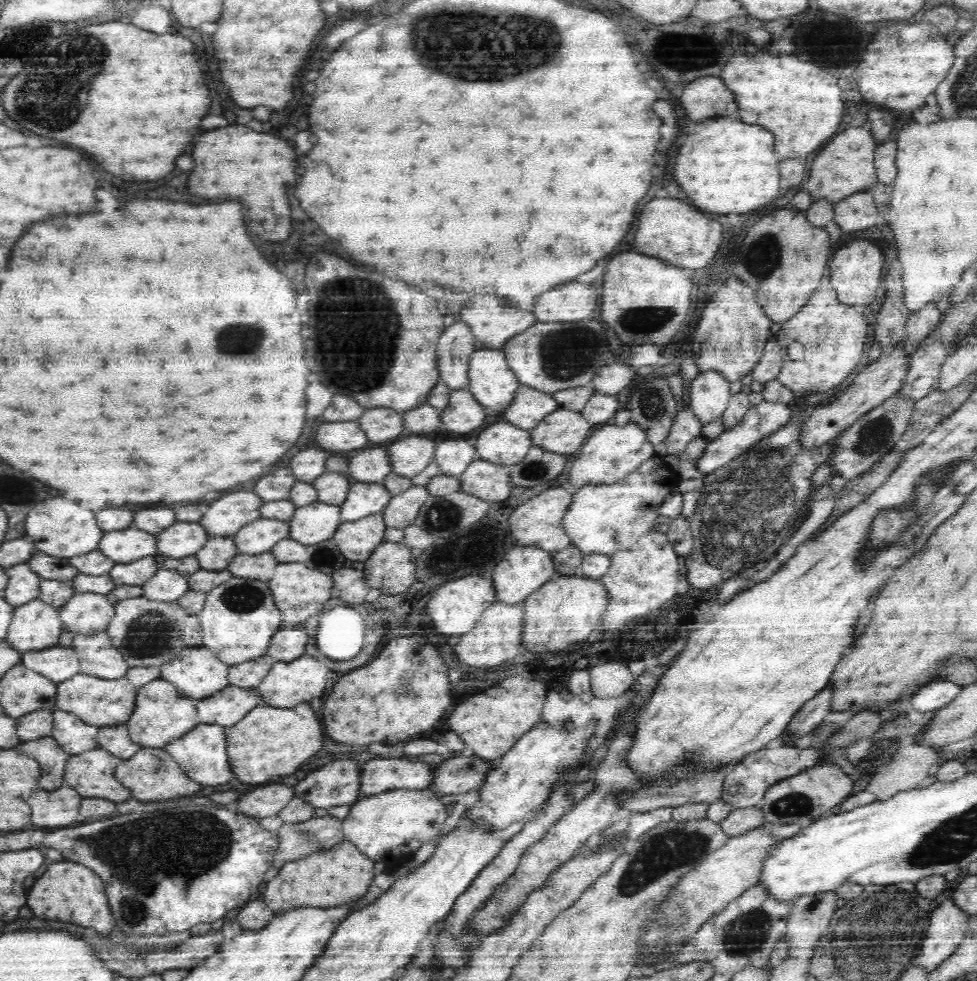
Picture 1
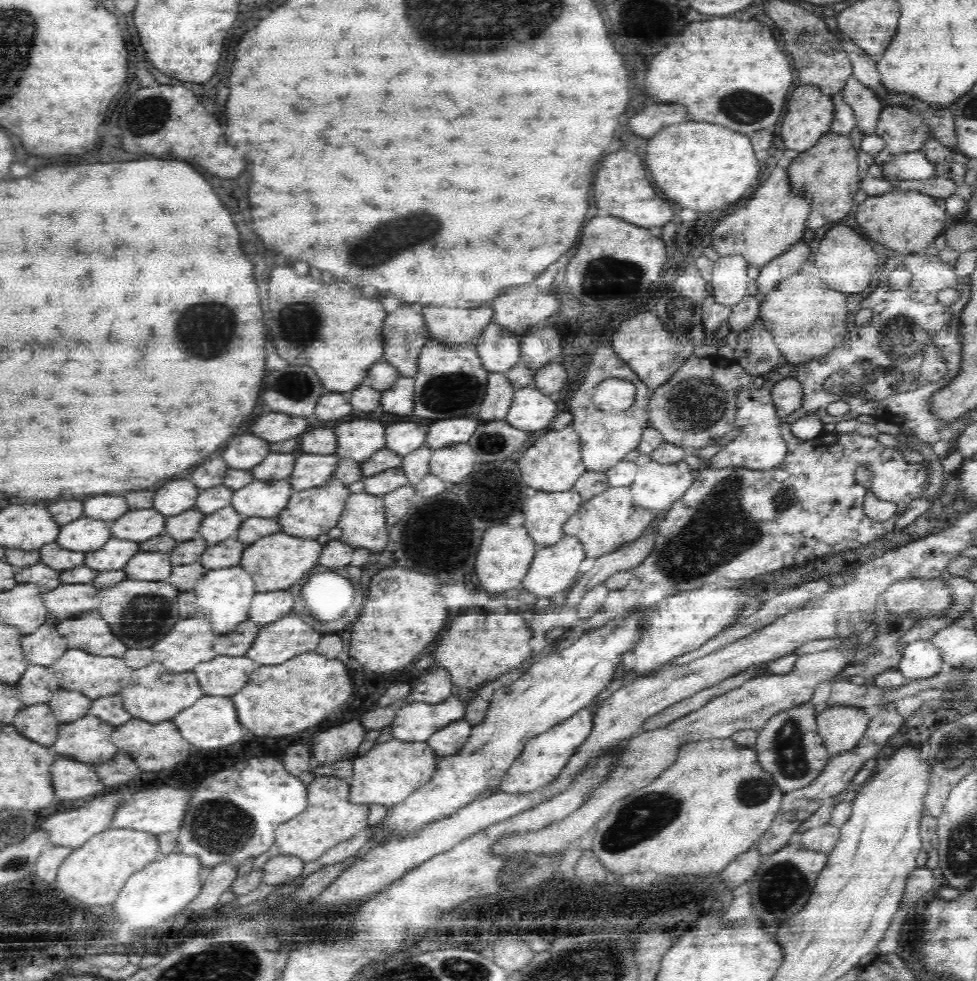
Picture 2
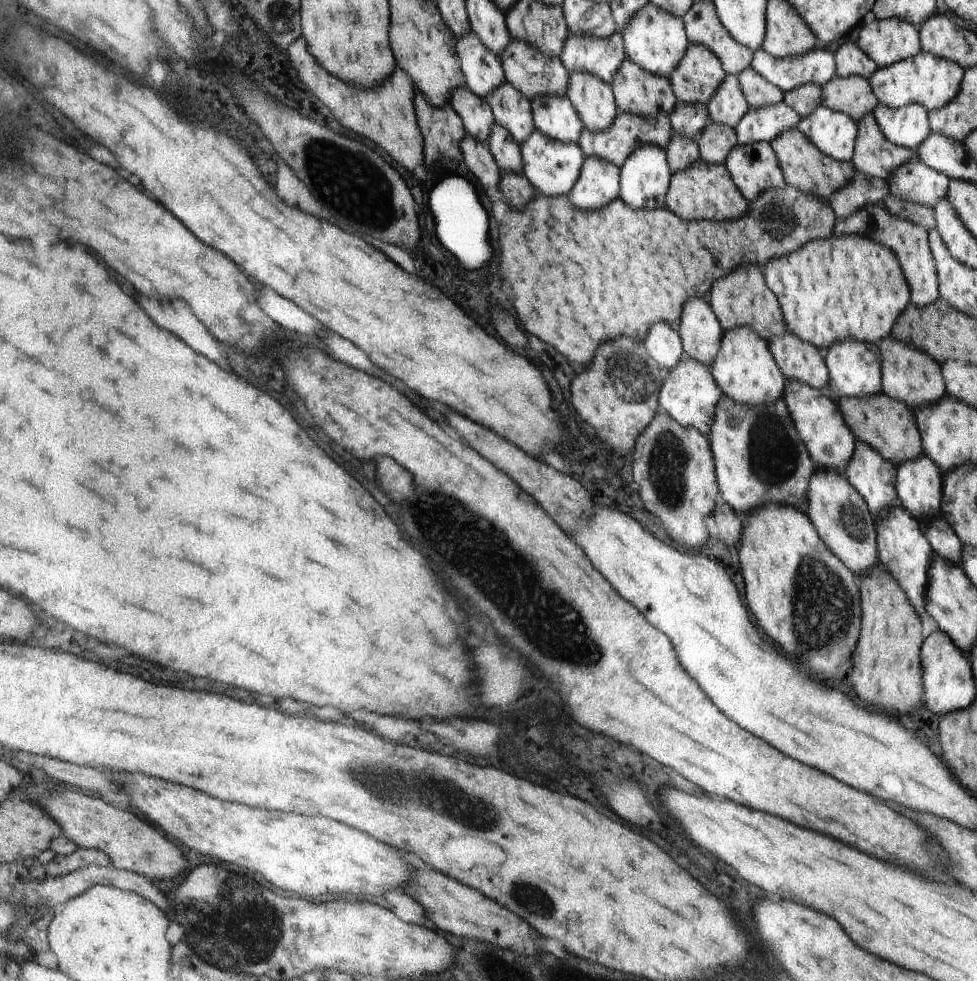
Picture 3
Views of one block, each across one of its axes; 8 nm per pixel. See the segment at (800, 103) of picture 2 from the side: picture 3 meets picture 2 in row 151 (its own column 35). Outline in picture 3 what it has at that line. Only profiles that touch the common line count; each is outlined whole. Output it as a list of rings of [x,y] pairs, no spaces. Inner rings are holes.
[[[76,790],[50,792],[42,798],[33,798],[34,802],[41,805],[50,817],[56,818],[65,830],[70,840],[75,841],[79,848],[99,849],[112,858],[112,865],[116,869],[133,871],[158,882],[172,880],[182,874],[188,866],[186,854],[178,848],[174,840],[160,828],[154,828],[149,823],[140,820],[132,812],[114,808],[103,798],[84,796]]]

